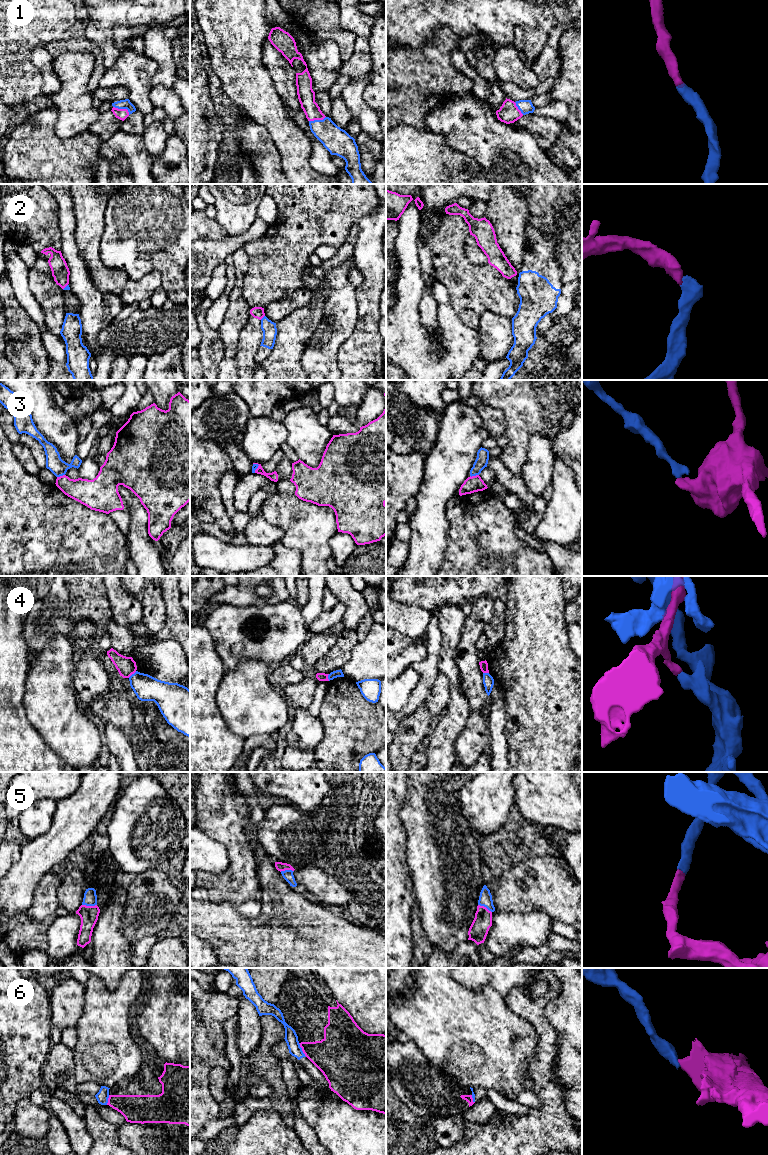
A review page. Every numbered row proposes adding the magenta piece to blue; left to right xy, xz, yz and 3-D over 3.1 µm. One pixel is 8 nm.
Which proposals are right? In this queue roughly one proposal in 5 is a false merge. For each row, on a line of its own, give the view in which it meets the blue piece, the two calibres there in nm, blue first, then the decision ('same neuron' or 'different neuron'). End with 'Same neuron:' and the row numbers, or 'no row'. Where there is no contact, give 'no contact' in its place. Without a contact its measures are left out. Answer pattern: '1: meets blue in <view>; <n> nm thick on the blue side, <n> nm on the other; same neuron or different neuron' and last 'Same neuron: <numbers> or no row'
1: meets blue in xy; 80 nm thick on the blue side, 90 nm on the other; same neuron
2: meets blue in xz; 120 nm thick on the blue side, 100 nm on the other; different neuron
3: meets blue in yz; 100 nm thick on the blue side, 130 nm on the other; different neuron
4: meets blue in xy; 200 nm thick on the blue side, 160 nm on the other; different neuron
5: meets blue in xy; 110 nm thick on the blue side, 140 nm on the other; same neuron
6: meets blue in xz; 110 nm thick on the blue side, 300 nm on the other; different neuron
Same neuron: 1, 5

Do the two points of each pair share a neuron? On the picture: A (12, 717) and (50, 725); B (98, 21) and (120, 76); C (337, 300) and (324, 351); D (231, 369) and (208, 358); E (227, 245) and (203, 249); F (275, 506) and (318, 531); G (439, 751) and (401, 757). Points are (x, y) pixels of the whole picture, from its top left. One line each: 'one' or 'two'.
A: two
B: two
C: one
D: two
E: one
F: one
G: two

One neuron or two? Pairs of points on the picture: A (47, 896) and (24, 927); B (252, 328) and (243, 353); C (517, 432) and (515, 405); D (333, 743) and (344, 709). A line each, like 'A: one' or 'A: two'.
A: one
B: one
C: one
D: one

